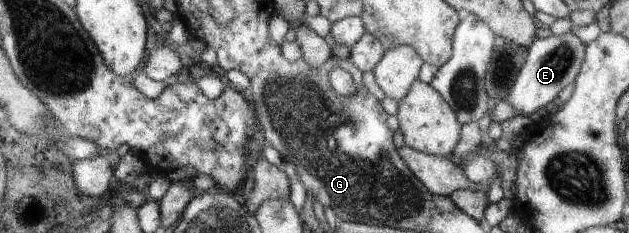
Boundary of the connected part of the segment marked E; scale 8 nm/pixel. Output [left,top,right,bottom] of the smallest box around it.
[506,32,584,116]

